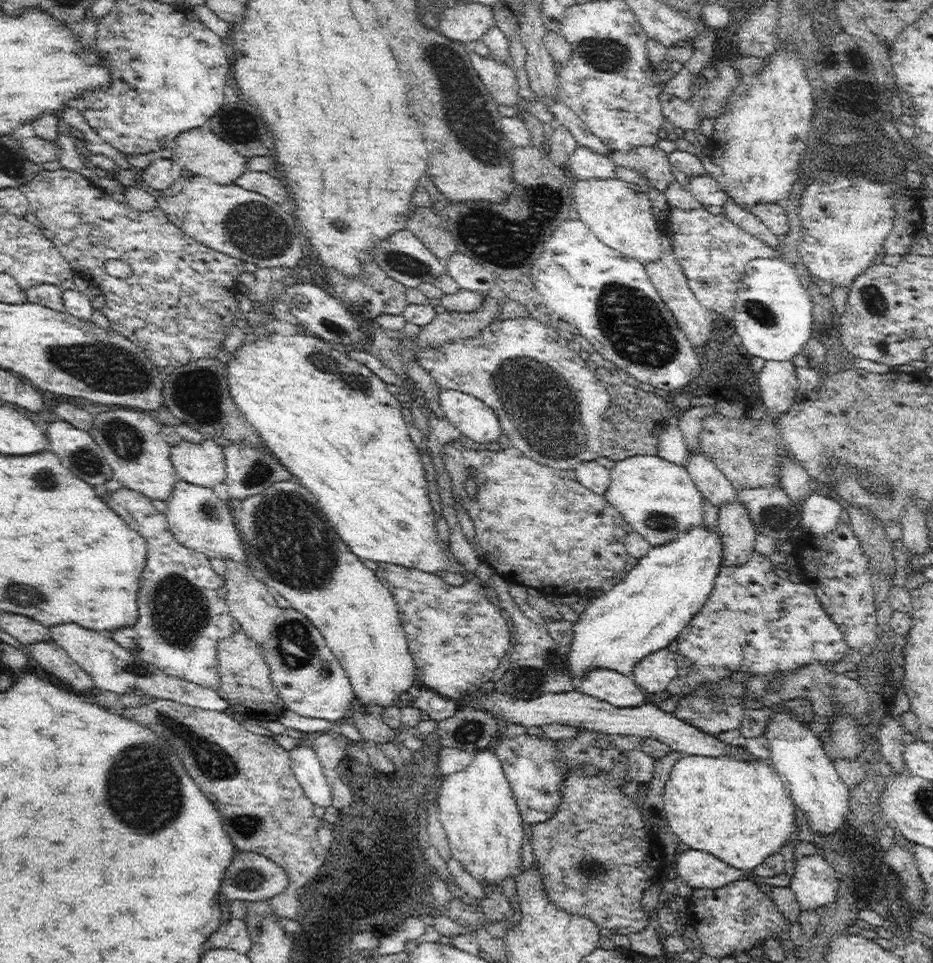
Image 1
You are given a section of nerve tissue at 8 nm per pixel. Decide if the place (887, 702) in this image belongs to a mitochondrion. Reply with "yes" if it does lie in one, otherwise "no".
no

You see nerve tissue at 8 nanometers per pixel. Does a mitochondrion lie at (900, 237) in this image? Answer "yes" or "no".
no

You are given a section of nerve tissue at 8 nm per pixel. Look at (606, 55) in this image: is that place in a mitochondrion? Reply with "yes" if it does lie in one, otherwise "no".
yes

